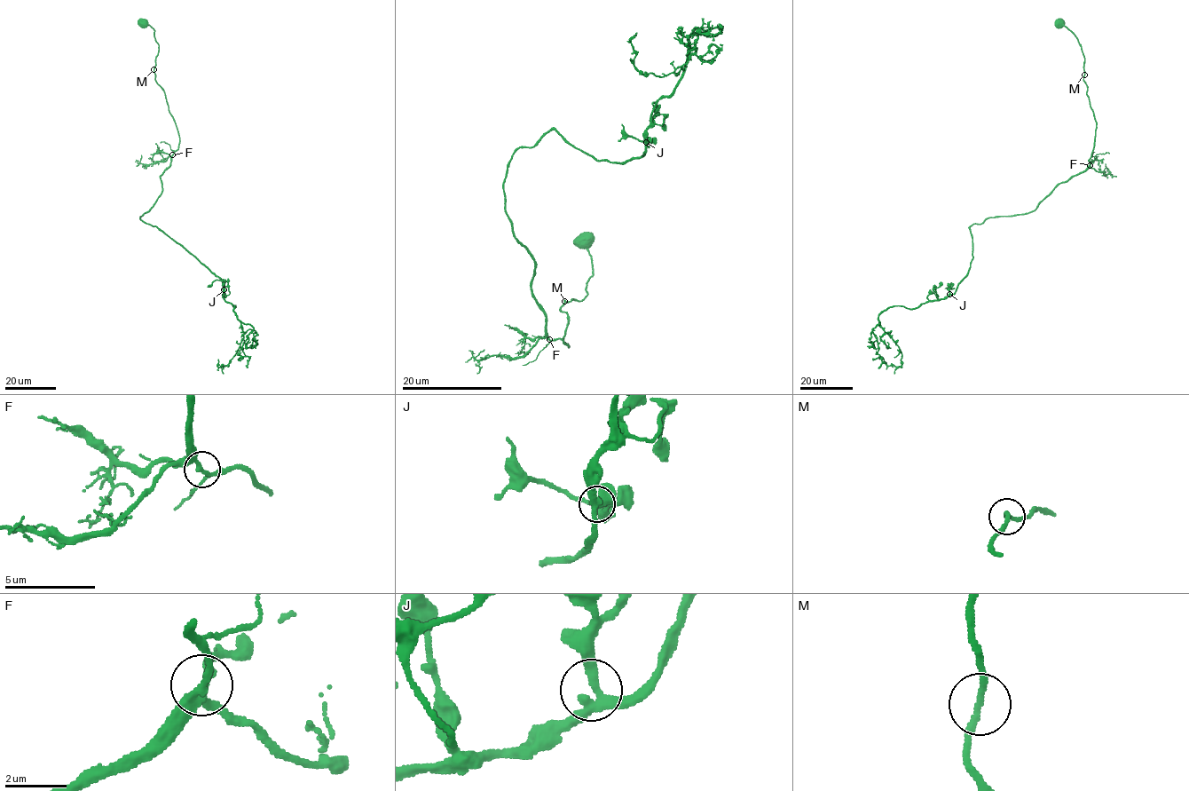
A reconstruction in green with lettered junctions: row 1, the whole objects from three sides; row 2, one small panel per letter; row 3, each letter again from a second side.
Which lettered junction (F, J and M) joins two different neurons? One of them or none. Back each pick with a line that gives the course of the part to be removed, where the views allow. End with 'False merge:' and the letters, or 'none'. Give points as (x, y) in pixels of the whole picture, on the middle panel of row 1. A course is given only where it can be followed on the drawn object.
False merge: none

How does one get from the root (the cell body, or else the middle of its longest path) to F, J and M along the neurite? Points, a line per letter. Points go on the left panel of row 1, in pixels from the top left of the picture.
F: (142, 21), (153, 28), (158, 44), (153, 69), (155, 80), (165, 95), (179, 139), (178, 147), (173, 154)
J: (142, 21), (154, 30), (155, 80), (179, 141), (160, 176), (161, 194), (139, 218), (195, 256), (224, 289)
M: (142, 21), (153, 28), (158, 44), (153, 69)

